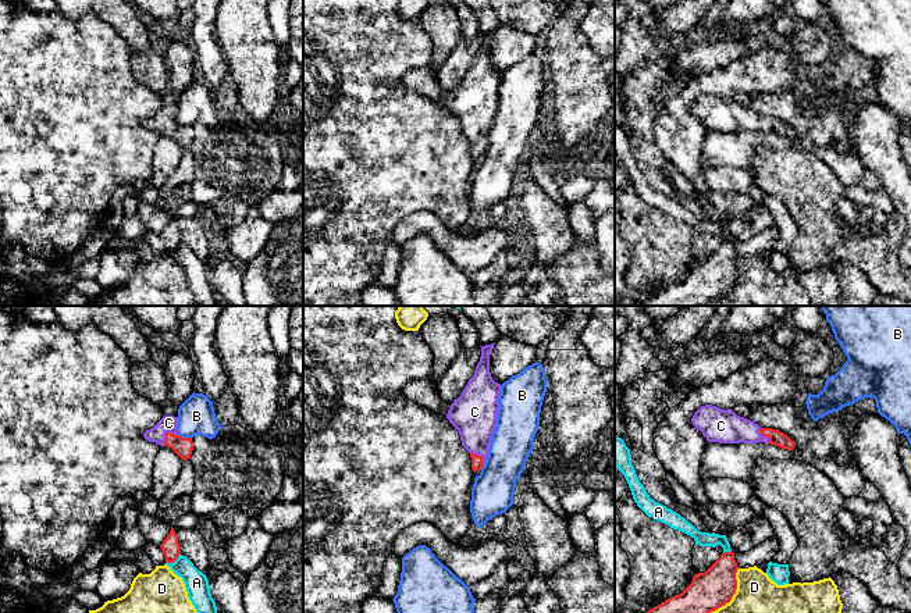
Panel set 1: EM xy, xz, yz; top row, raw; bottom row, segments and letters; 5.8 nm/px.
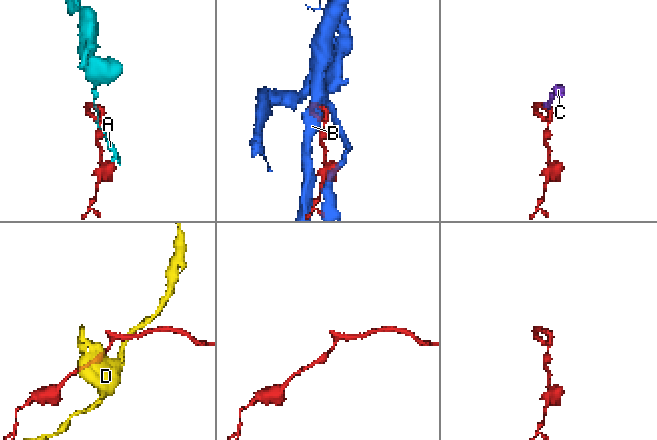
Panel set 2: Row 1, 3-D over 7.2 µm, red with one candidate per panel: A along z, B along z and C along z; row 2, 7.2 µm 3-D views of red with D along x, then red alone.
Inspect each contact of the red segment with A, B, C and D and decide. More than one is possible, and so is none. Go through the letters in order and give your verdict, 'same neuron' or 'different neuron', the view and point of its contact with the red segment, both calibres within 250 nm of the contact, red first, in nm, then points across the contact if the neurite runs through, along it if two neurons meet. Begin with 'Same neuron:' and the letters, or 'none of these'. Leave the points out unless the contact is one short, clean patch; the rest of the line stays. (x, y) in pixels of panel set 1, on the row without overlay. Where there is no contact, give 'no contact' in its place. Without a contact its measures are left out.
Same neuron: C
A: different neuron; meets red in xy at (173, 250); 110 nm thick on the red side, 140 nm on the other; border along xy (180, 242), (173, 250), (166, 252)
B: different neuron; meets red in xy at (185, 127); 110 nm thick on the red side, 220 nm on the other
C: same neuron; meets red in xy at (166, 123); 110 nm thick on the red side, 100 nm on the other; runs through xy (182, 135), (166, 123), (168, 111)
D: different neuron; meets red in yz at (732, 285); 220 nm thick on the red side, 400 nm on the other

